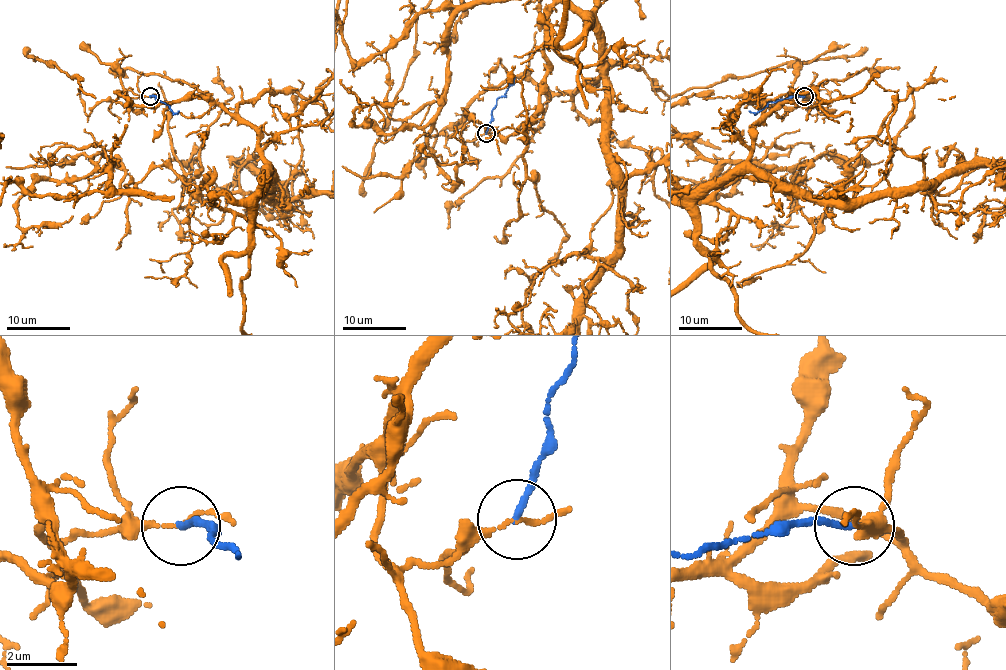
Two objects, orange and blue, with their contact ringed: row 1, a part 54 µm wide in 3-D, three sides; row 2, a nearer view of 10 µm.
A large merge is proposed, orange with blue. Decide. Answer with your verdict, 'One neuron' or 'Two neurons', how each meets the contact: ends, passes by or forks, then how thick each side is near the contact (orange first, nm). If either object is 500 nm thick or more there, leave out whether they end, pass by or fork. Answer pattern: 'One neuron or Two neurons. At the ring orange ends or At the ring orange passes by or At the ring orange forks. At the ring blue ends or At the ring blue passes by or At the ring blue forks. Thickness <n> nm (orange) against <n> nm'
Two neurons. At the ring orange passes by. At the ring blue ends. Thickness 100 nm (orange) against 170 nm

